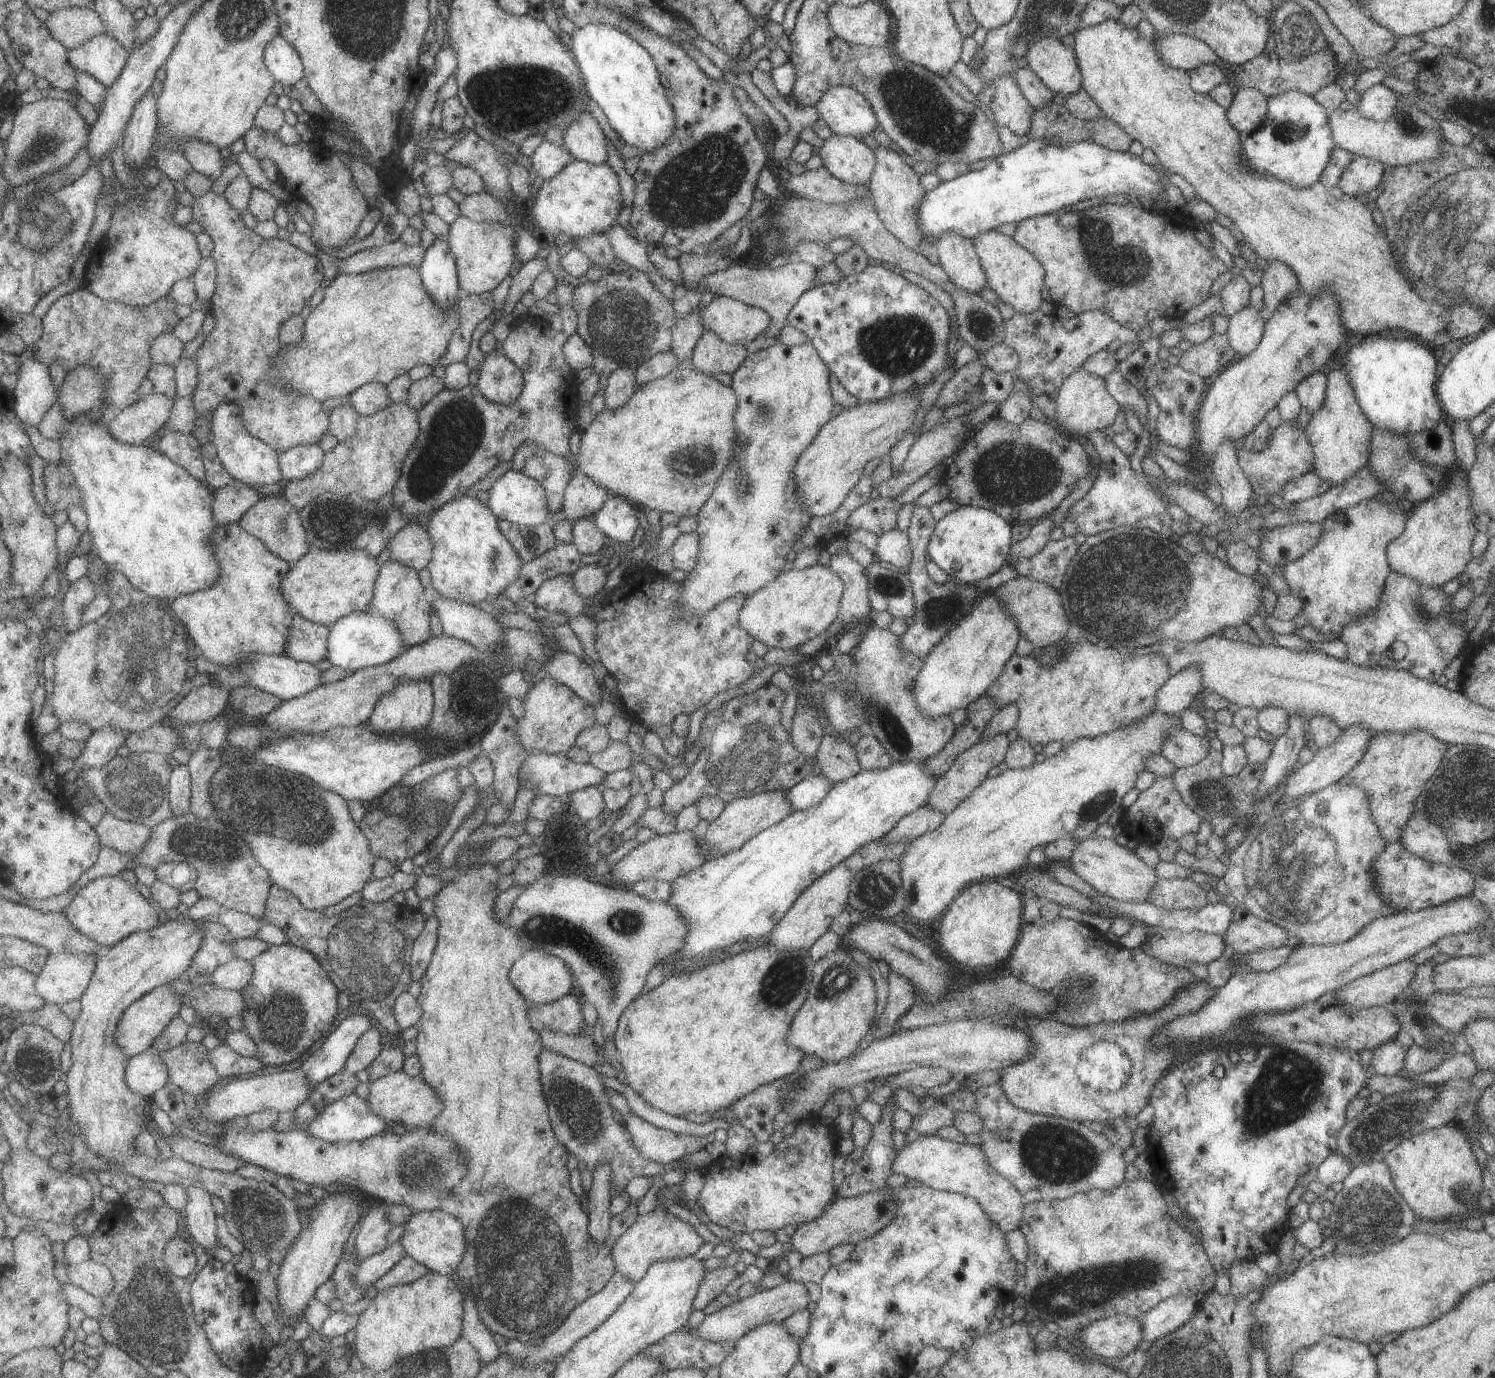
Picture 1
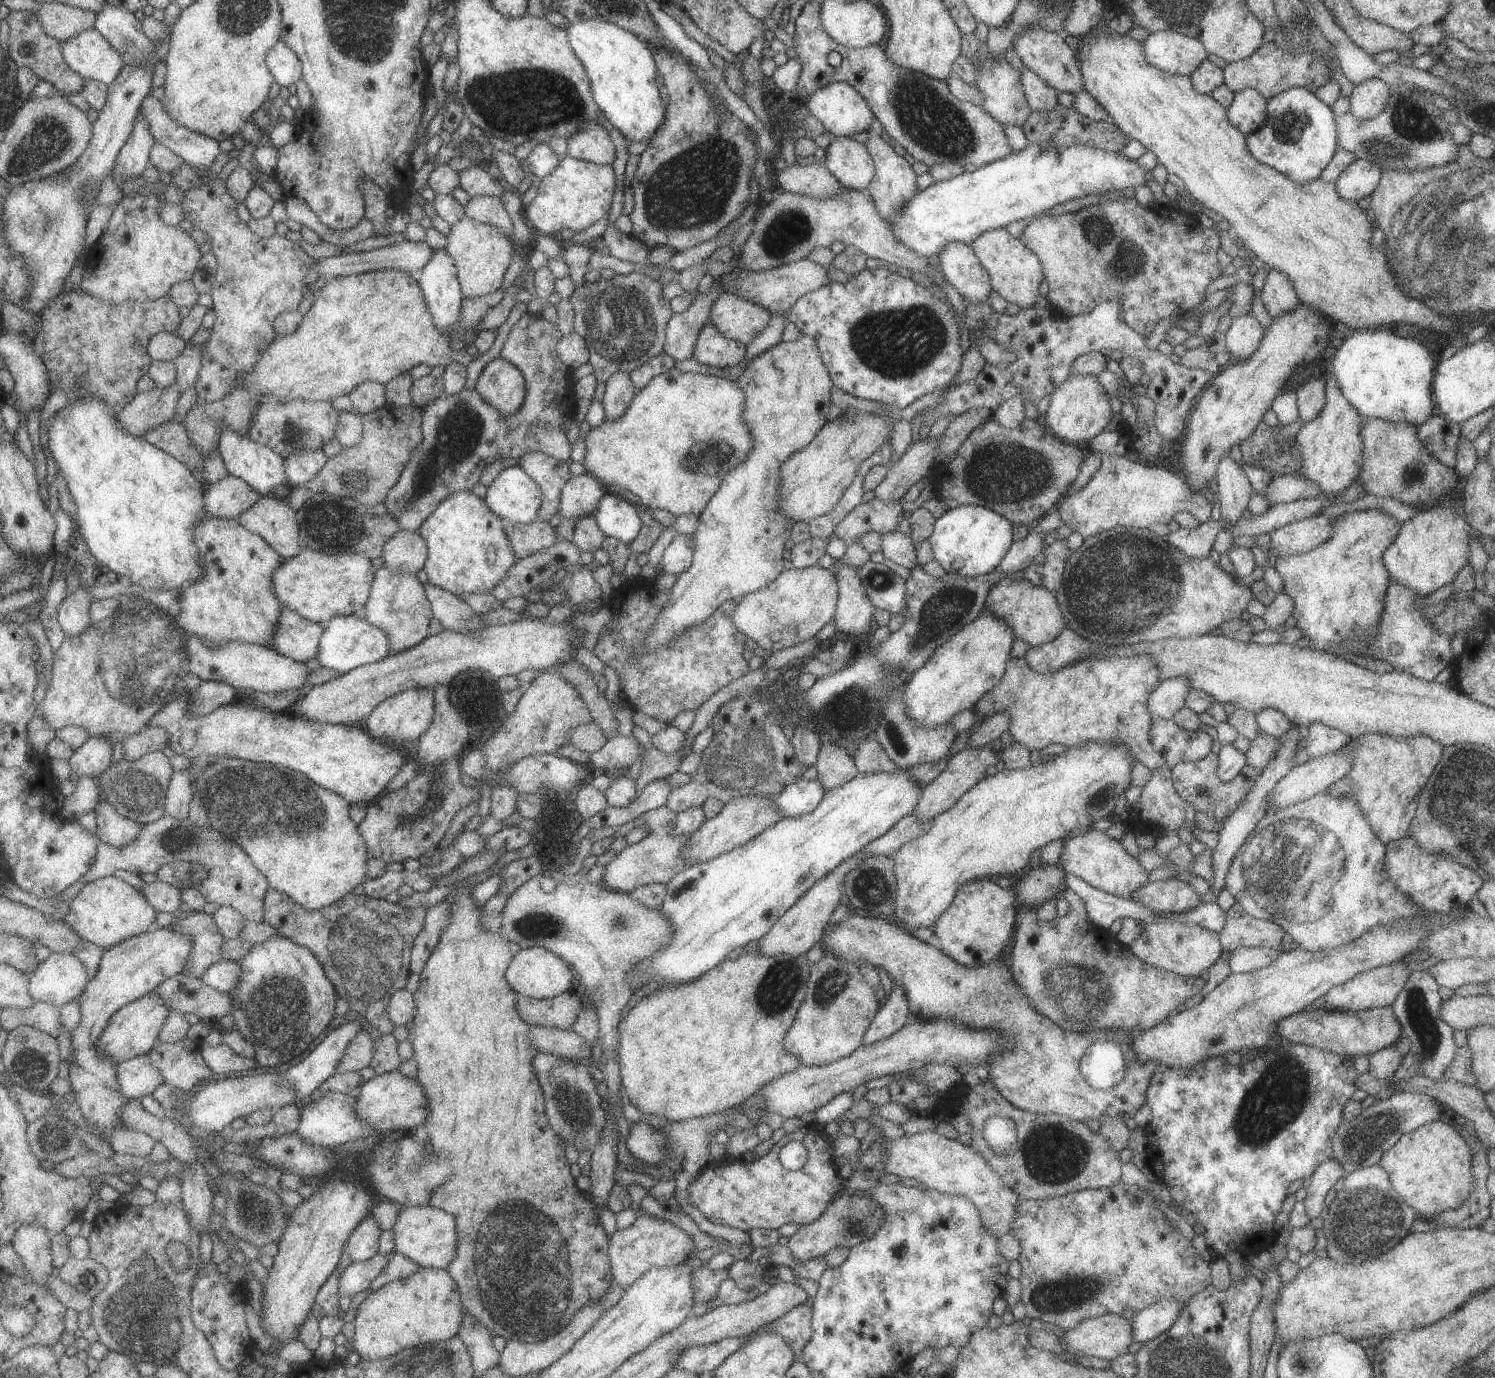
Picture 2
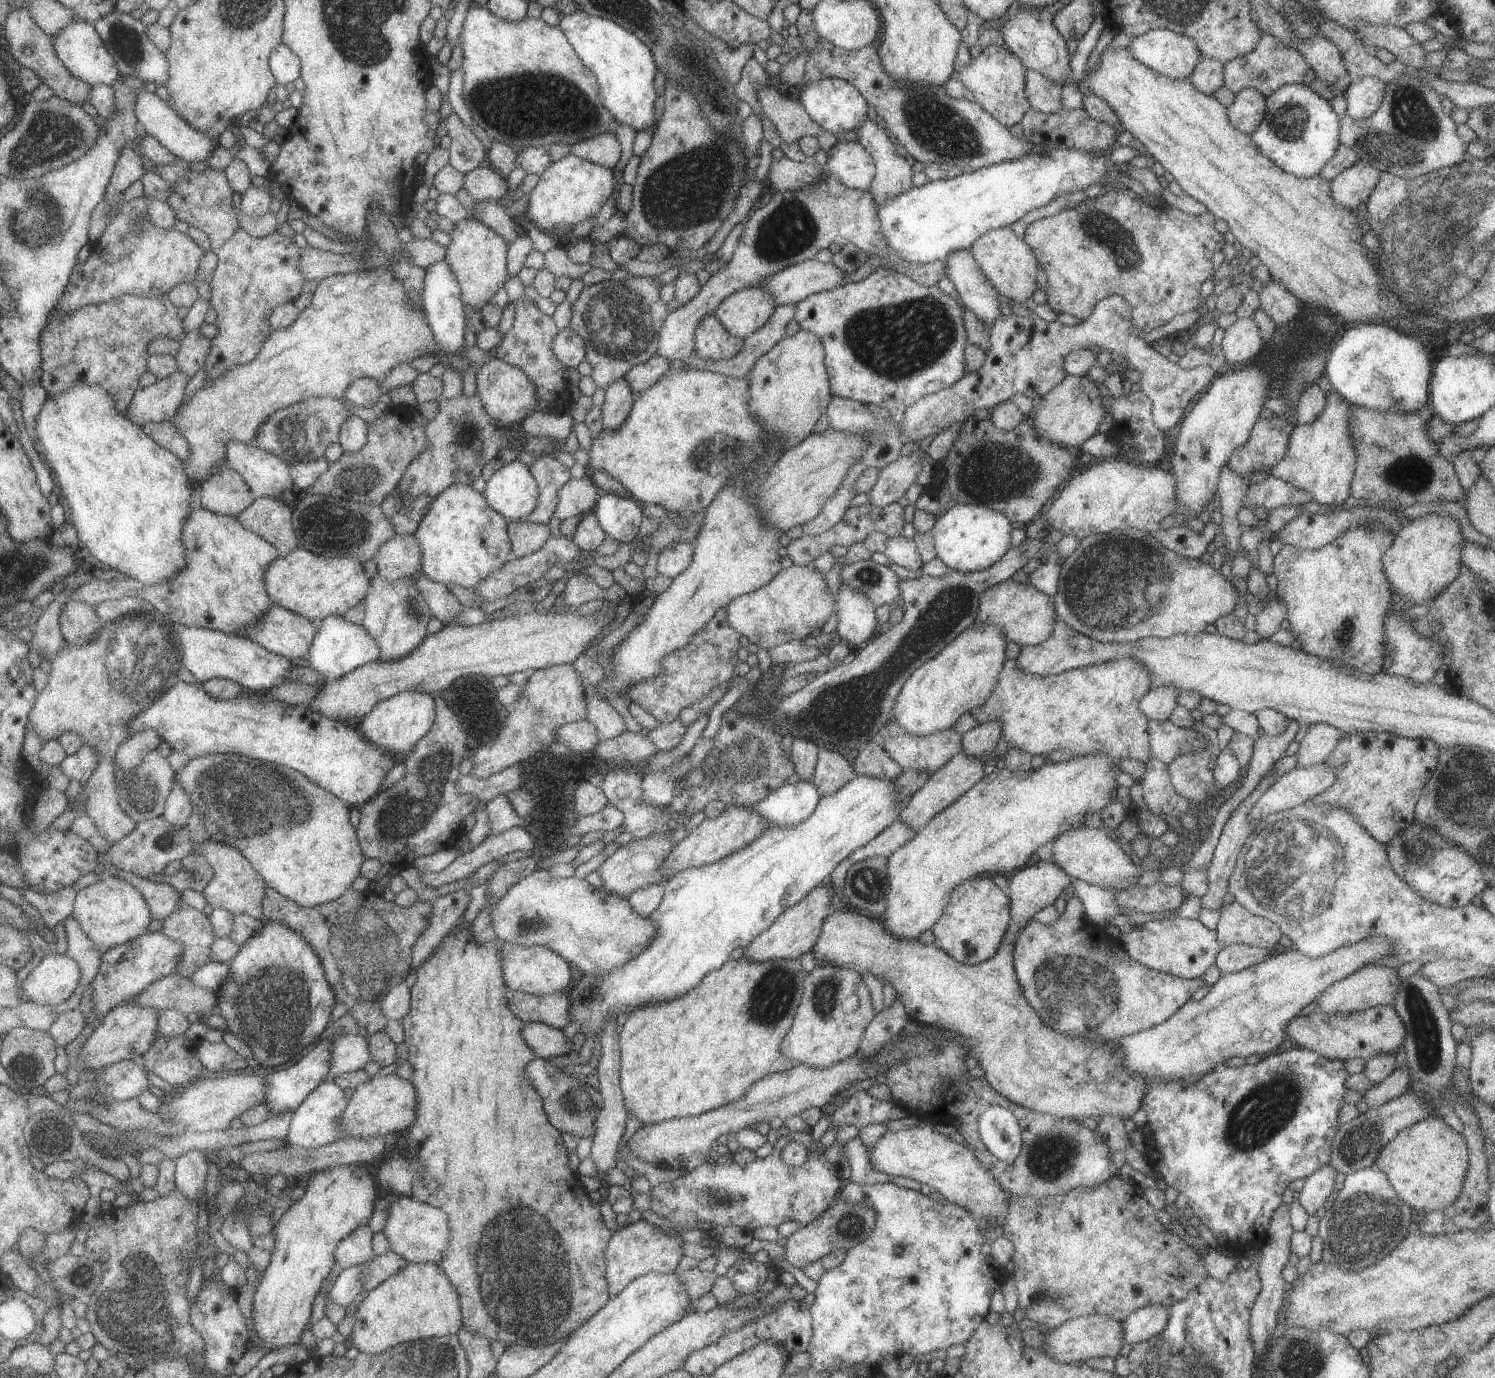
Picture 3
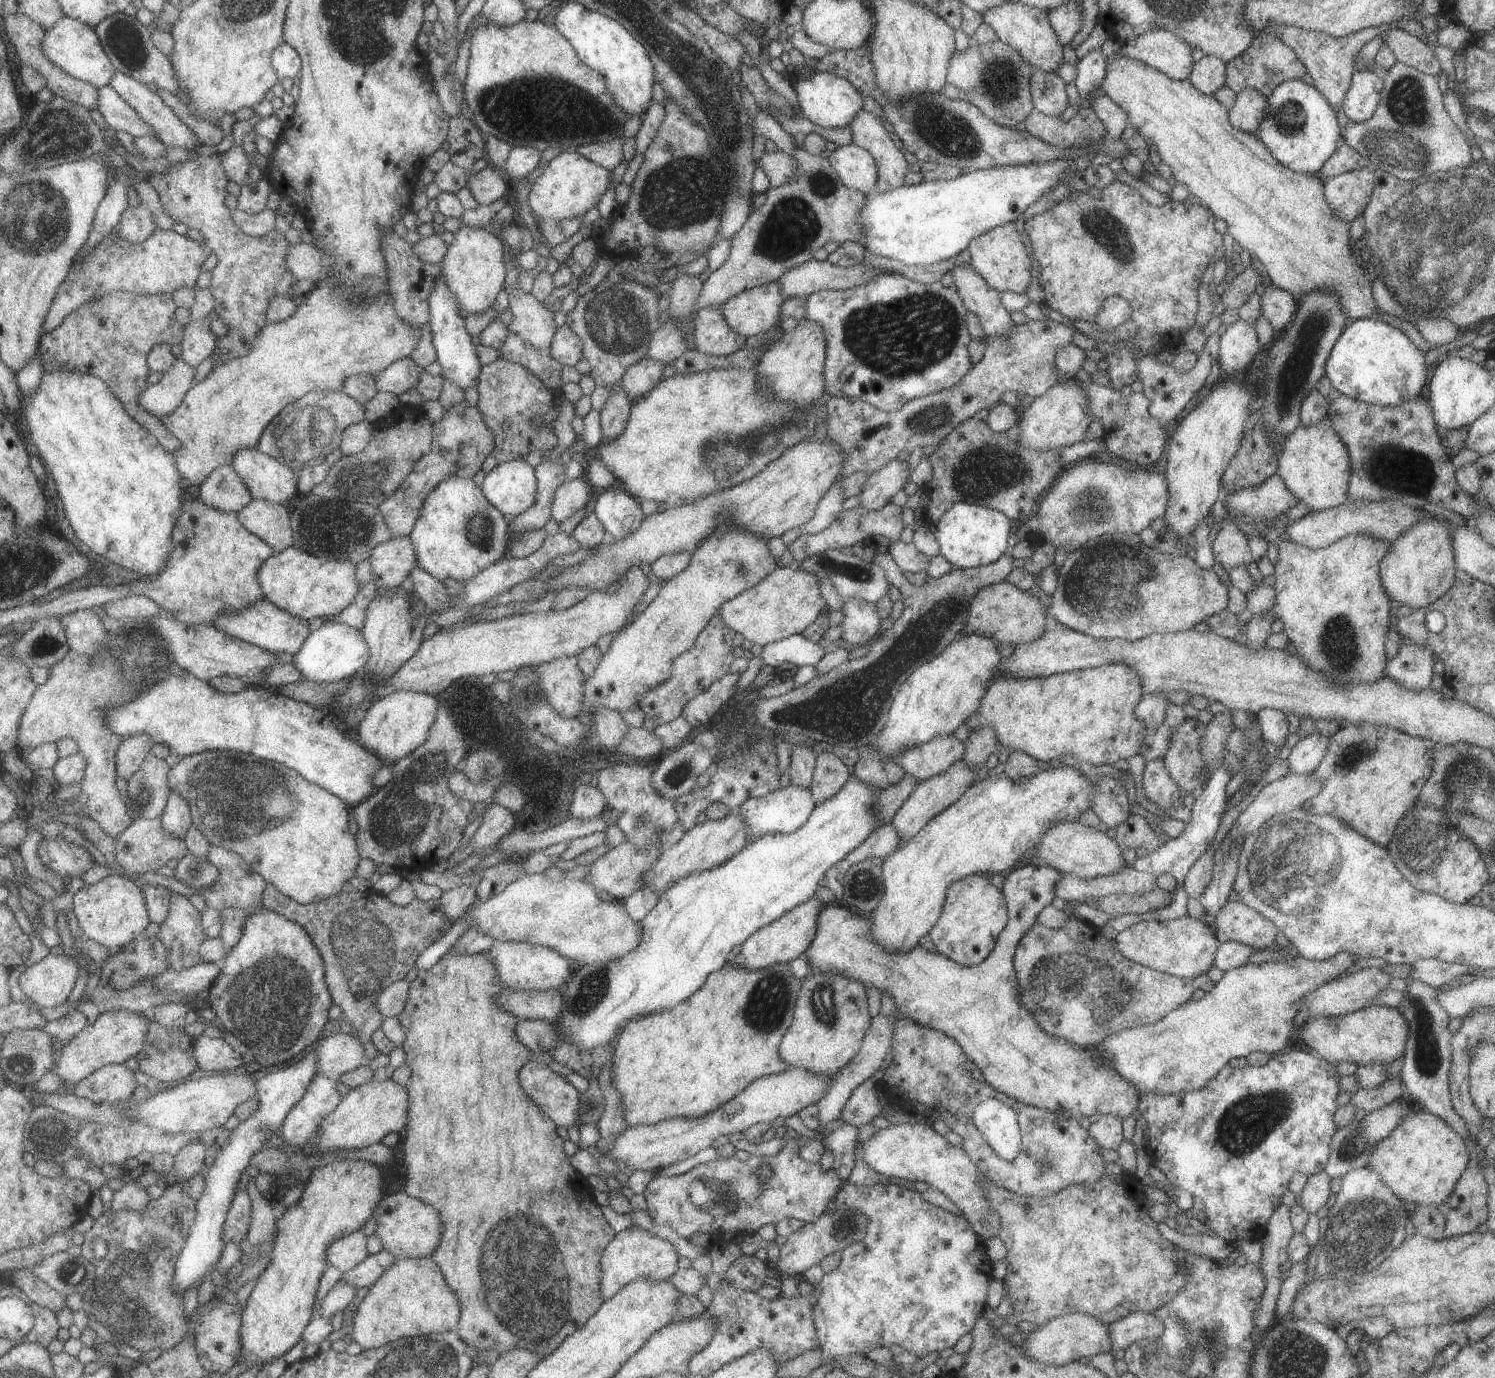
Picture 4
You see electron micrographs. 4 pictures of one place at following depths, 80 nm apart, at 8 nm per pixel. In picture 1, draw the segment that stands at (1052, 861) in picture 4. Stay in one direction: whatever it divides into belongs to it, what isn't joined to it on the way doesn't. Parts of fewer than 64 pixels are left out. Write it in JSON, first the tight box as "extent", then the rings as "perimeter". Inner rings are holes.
{"extent":[1066,835,1157,903],"perimeter":[[[1091,835],[1080,841],[1073,855],[1066,860],[1073,871],[1093,886],[1101,895],[1122,902],[1143,903],[1151,900],[1157,876],[1155,868],[1138,858],[1136,853],[1118,843],[1116,839],[1107,839]]]}

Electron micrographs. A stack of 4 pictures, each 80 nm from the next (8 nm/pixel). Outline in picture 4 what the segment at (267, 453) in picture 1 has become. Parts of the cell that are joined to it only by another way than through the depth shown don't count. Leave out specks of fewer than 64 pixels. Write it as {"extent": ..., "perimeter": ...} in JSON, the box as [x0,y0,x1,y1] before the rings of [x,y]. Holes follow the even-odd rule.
{"extent":[233,449,296,503],"perimeter":[[[243,449],[233,463],[255,499],[283,503],[296,494],[296,472],[279,459],[259,449]]]}

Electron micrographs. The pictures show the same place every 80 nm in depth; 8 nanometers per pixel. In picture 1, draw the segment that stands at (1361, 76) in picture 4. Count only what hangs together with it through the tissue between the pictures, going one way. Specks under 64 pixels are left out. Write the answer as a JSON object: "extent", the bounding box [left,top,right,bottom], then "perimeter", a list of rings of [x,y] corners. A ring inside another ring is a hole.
{"extent":[1356,83,1397,122],"perimeter":[[[1378,83],[1360,95],[1361,100],[1356,110],[1362,116],[1382,122],[1392,118],[1397,108],[1397,94],[1392,89]]]}

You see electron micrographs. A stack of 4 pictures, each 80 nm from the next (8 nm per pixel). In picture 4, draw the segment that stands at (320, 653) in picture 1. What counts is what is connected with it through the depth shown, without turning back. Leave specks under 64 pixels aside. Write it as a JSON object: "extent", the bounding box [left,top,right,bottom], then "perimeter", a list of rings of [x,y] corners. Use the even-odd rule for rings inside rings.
{"extent":[214,599,311,654],"perimeter":[[[267,599],[256,602],[254,606],[242,610],[242,612],[226,610],[214,622],[214,626],[224,630],[226,634],[230,634],[234,638],[240,638],[240,640],[246,640],[246,642],[262,646],[265,650],[282,652],[282,654],[296,654],[298,650],[303,649],[304,642],[307,642],[307,639],[311,637],[310,628],[305,619],[296,618],[292,614],[288,614],[286,610],[282,610],[280,606],[276,606],[274,602],[270,602]]]}

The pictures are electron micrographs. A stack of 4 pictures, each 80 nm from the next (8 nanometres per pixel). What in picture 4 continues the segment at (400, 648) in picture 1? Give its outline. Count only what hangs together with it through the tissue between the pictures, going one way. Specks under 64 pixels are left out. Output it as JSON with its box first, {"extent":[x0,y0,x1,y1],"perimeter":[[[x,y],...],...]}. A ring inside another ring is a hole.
{"extent":[292,620,368,684],"perimeter":[[[325,620],[318,630],[311,633],[307,642],[304,642],[303,649],[293,655],[292,662],[296,670],[304,676],[304,681],[312,684],[334,683],[361,672],[362,666],[368,662],[368,646],[356,628]]]}

